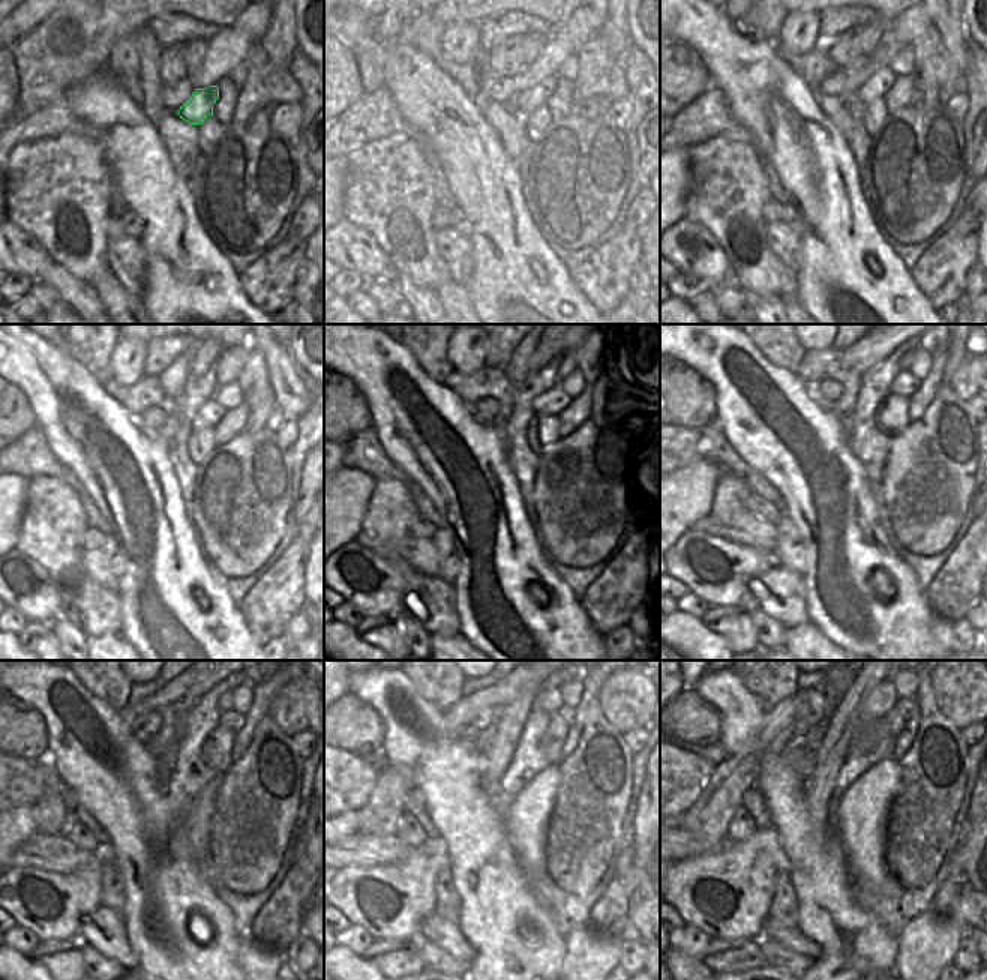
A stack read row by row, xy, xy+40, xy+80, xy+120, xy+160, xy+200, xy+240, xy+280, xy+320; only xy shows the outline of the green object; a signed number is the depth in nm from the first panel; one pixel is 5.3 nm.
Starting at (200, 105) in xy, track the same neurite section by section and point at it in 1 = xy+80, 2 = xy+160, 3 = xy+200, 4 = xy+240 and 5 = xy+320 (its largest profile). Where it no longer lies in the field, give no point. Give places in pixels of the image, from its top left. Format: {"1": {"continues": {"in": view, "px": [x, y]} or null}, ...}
{"1": {"continues": {"in": "xy+80", "px": [878, 86]}}, "2": {"continues": {"in": "xy+160", "px": [552, 402]}}, "3": {"continues": {"in": "xy+200", "px": [903, 383]}}, "4": {"continues": {"in": "xy+240", "px": [234, 721]}}, "5": {"continues": {"in": "xy+320", "px": [905, 706]}}}

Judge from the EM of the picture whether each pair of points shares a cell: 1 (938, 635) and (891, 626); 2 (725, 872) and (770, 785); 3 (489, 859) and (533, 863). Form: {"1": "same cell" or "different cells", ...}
{"1": "different cells", "2": "different cells", "3": "different cells"}

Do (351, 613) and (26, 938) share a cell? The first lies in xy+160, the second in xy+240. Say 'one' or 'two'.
one

